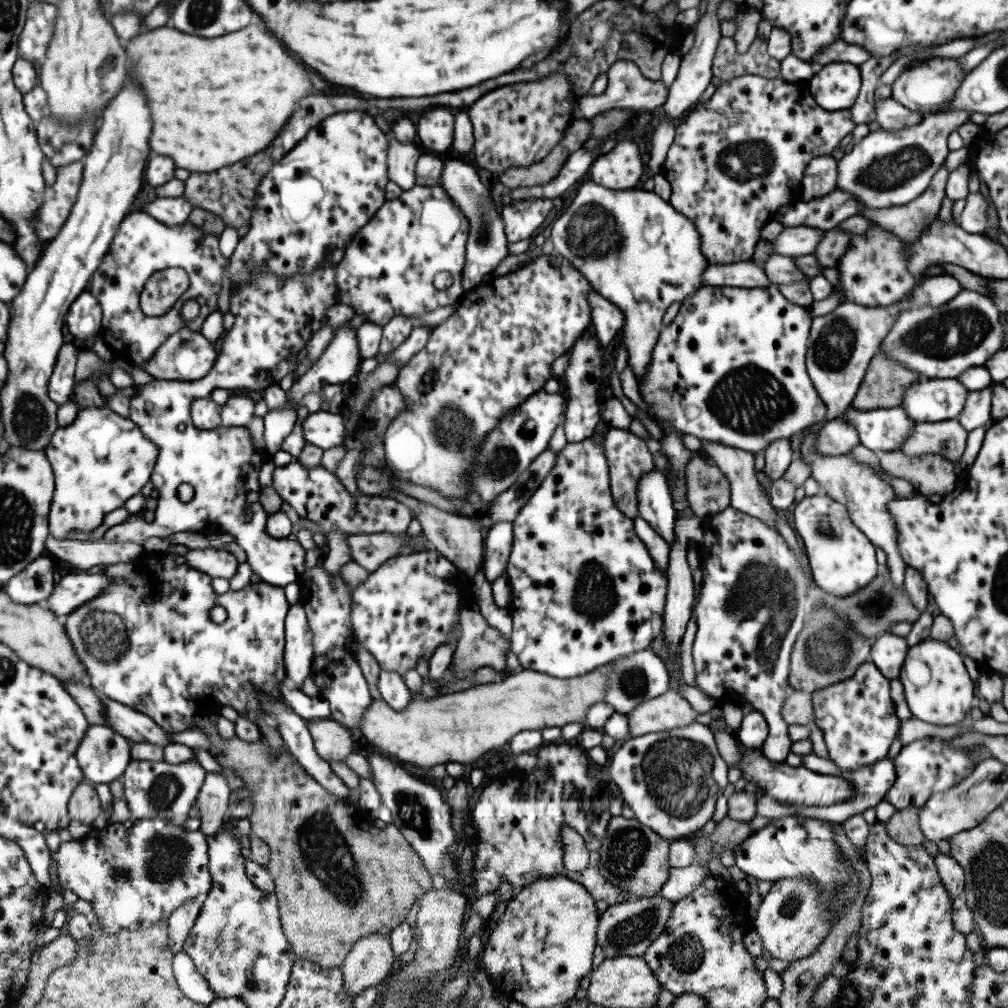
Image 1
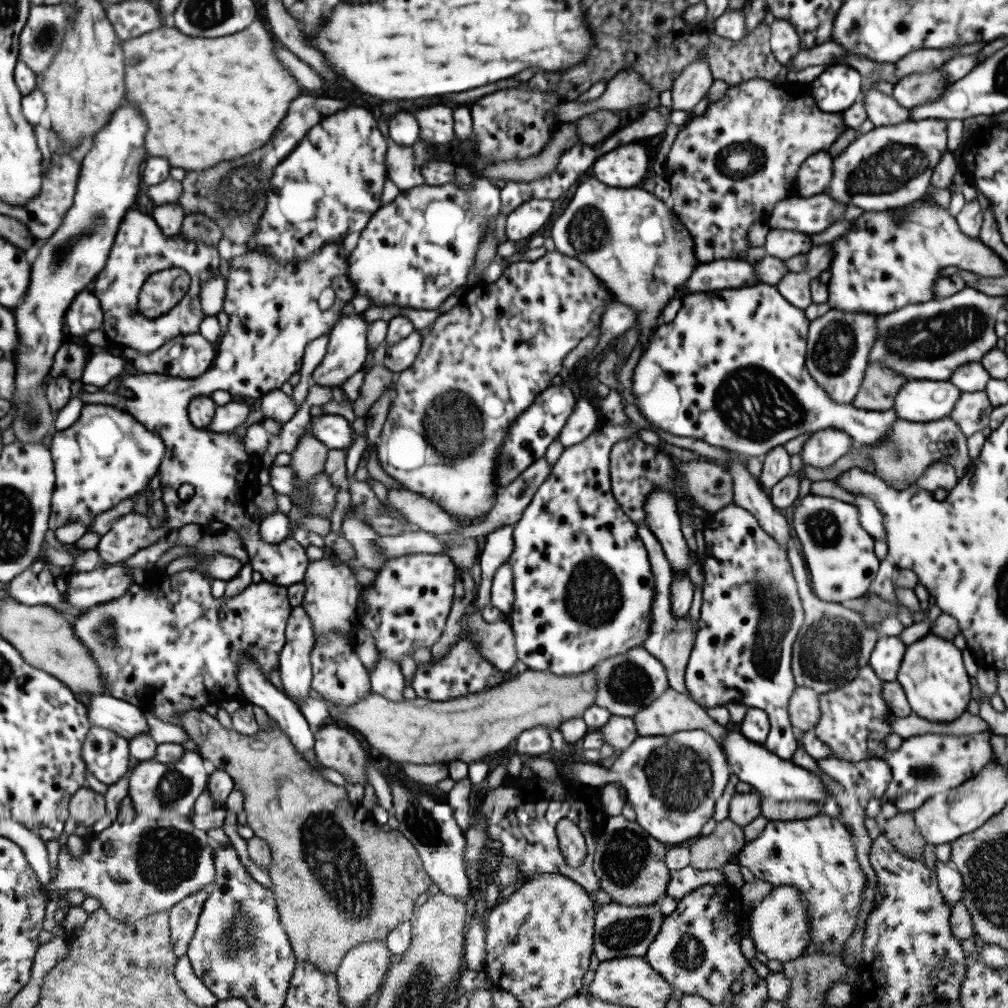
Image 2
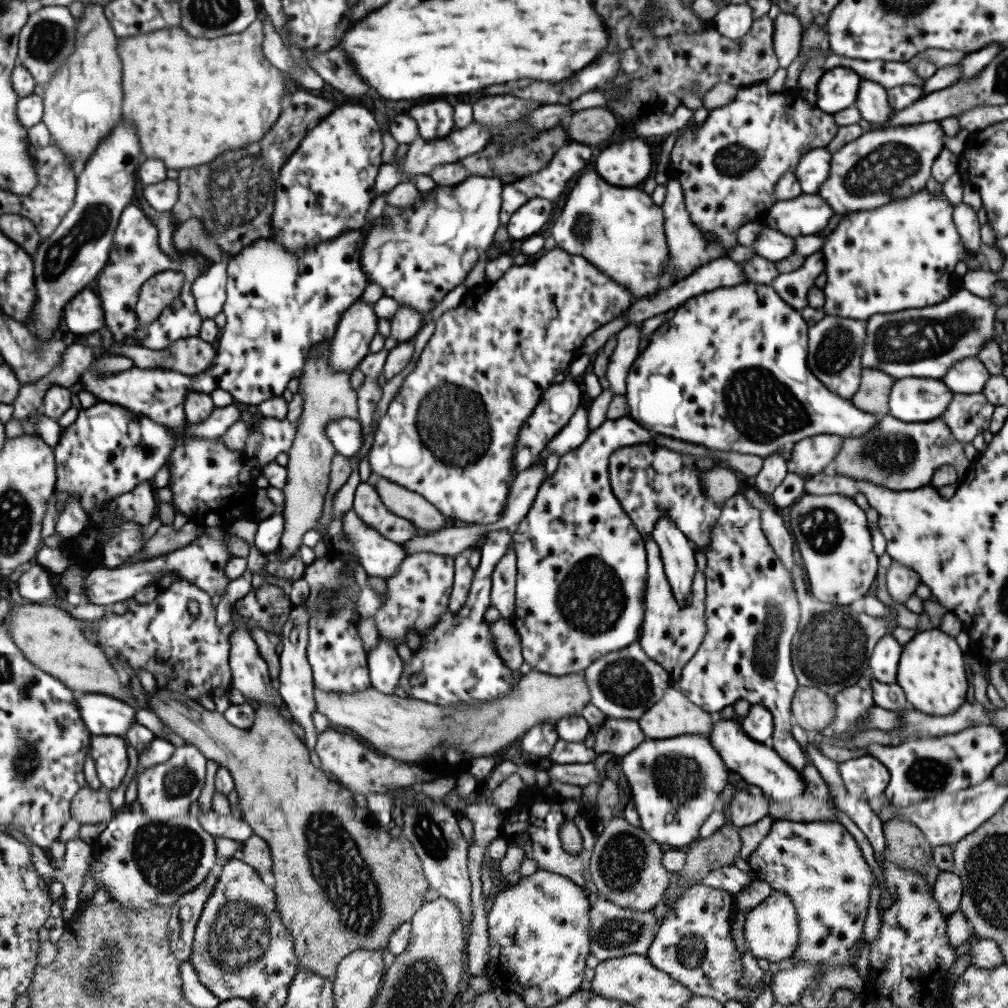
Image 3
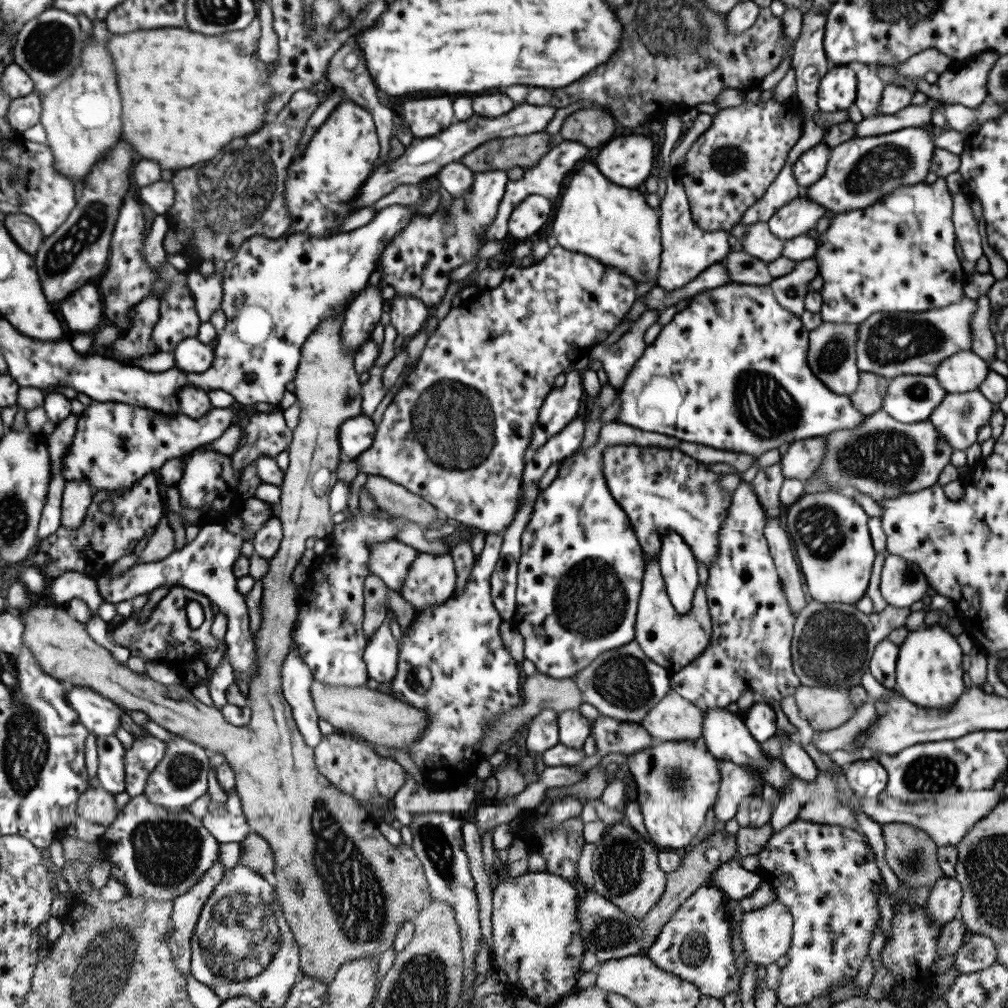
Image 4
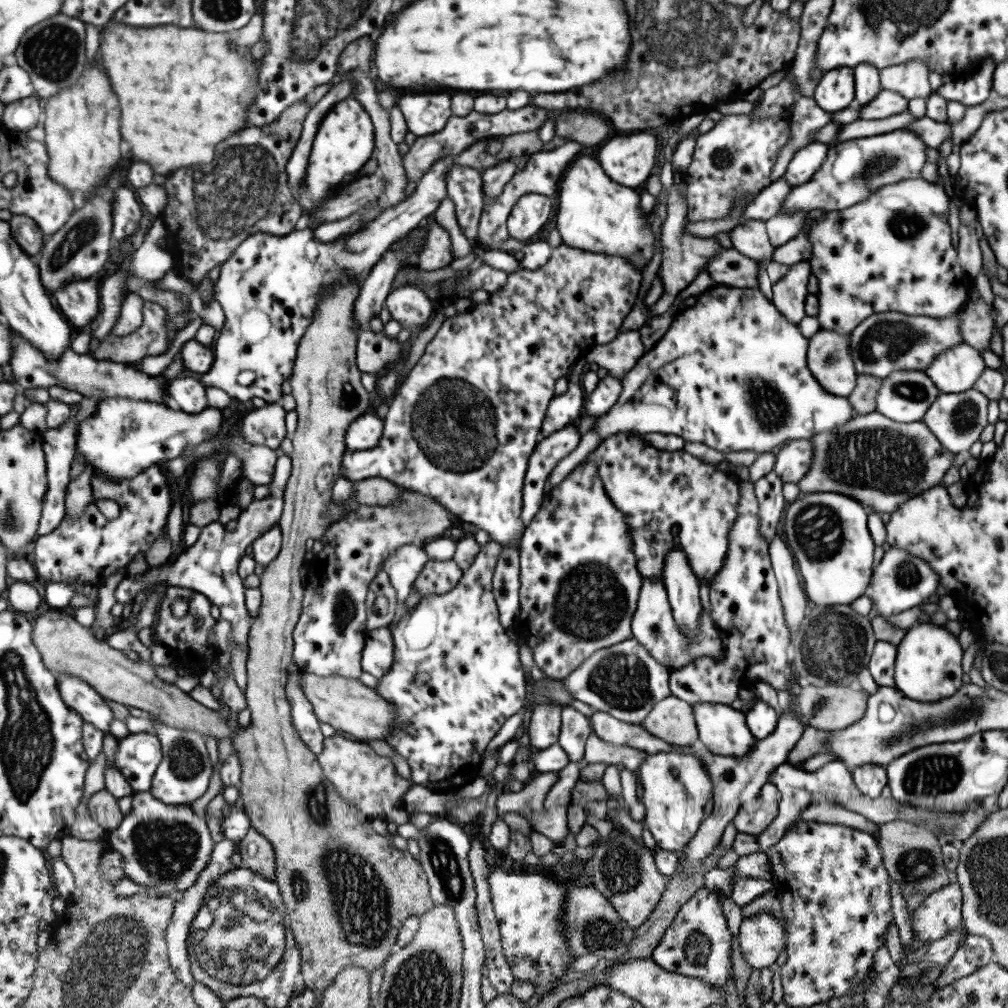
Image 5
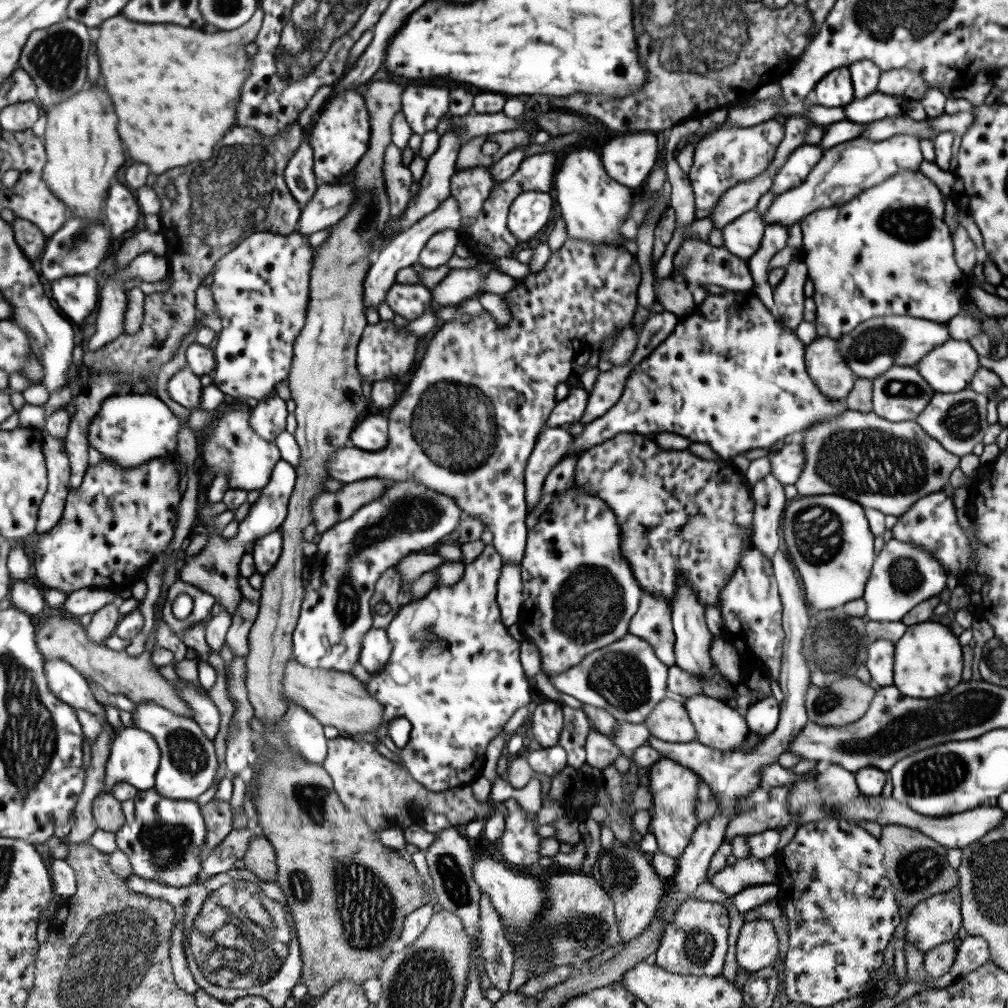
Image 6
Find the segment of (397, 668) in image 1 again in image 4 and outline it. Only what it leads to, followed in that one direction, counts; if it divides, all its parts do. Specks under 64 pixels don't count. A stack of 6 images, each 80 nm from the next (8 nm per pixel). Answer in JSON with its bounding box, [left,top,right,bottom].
[398,553,455,614]

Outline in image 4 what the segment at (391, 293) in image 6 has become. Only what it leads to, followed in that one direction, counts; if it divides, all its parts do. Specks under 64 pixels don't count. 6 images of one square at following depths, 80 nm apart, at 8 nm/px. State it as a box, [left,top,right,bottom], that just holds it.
[389,295,431,340]

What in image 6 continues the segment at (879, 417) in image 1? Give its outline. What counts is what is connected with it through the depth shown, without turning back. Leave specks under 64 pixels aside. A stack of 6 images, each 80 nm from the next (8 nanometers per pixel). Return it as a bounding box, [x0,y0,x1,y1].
[563,289,844,459]

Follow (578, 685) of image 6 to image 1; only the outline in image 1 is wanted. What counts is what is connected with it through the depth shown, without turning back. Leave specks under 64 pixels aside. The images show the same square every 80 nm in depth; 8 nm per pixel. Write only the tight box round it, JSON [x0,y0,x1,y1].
[600,649,669,716]

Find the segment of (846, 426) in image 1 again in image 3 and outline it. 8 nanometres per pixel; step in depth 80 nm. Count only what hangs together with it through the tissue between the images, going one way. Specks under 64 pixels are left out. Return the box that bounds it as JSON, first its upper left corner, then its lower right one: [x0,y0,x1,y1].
[787,434,841,476]

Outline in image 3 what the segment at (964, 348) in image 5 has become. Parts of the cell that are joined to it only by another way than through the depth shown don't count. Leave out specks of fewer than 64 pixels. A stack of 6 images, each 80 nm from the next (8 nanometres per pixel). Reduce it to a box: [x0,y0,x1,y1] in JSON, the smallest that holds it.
[943,356,990,394]

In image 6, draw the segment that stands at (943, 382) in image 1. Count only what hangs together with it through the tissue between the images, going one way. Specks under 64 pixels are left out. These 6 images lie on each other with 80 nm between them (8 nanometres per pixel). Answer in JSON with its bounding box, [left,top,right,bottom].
[872,366,934,422]

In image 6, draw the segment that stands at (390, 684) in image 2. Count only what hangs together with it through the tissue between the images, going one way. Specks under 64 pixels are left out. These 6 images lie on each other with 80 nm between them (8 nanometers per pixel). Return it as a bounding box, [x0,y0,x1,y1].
[358,628,391,673]

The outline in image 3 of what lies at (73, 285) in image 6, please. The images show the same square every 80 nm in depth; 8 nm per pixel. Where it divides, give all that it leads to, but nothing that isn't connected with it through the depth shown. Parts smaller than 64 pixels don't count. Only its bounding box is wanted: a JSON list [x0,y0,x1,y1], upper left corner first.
[66,288,104,334]

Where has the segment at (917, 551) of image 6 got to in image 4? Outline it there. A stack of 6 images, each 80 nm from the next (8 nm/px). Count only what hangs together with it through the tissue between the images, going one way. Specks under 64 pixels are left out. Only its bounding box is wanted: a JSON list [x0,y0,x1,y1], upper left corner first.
[879,554,928,608]

